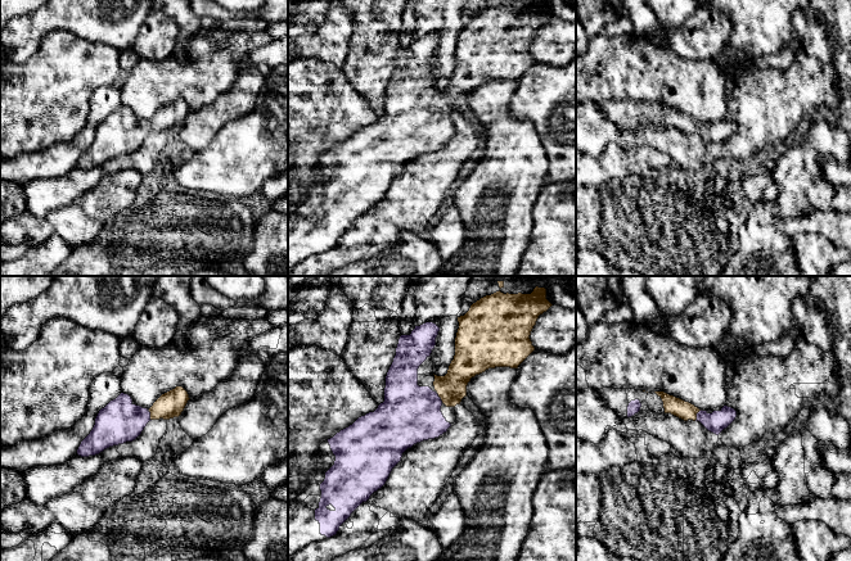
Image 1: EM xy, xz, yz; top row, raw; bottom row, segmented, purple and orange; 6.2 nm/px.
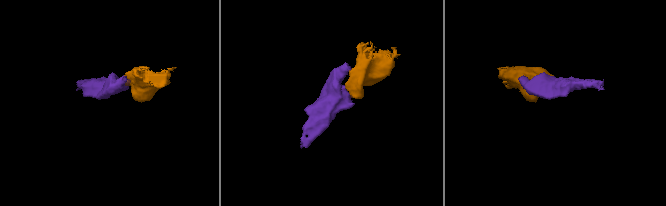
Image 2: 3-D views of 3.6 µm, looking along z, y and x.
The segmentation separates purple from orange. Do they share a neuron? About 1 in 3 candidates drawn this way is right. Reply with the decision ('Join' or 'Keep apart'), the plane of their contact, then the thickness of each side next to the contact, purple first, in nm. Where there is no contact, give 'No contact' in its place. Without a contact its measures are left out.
Join. Touches purple in yz. Thickness 130 nm (purple) against 120 nm

